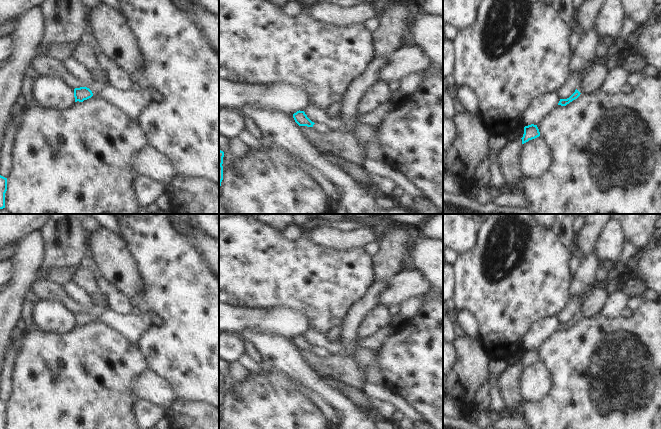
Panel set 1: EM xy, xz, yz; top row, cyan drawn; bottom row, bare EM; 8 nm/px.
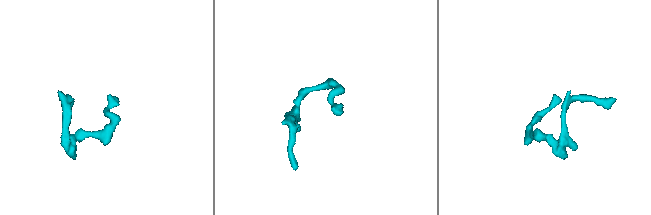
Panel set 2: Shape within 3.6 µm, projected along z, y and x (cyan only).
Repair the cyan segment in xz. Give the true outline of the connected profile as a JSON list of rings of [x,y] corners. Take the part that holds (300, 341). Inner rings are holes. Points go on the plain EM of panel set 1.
[[[300,334],[297,335],[296,337],[293,338],[293,342],[299,350],[313,351],[316,356],[321,356],[321,357],[329,355],[329,352],[326,349],[315,348],[314,346],[312,346],[307,341],[304,335]]]

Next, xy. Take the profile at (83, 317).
[[[94,303],[93,307],[90,312],[87,311],[80,311],[74,313],[74,321],[75,326],[83,326],[84,324],[87,324],[91,322],[98,314],[105,311],[106,309],[102,306]]]

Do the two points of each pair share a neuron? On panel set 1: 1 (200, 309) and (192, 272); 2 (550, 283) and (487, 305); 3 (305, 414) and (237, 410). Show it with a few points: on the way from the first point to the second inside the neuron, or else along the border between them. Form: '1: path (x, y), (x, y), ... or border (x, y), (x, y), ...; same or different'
1: path (192, 300), (192, 281); same
2: path (534, 286), (519, 286), (514, 291), (503, 291); same
3: path (288, 414), (259, 414), (254, 410); same

